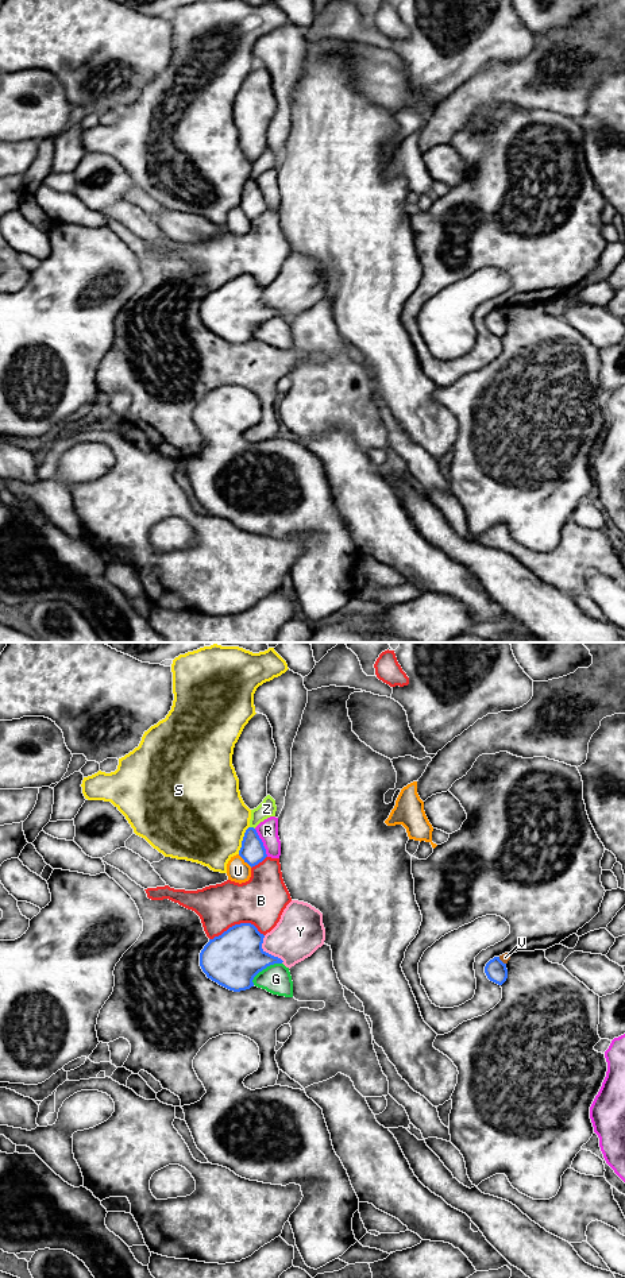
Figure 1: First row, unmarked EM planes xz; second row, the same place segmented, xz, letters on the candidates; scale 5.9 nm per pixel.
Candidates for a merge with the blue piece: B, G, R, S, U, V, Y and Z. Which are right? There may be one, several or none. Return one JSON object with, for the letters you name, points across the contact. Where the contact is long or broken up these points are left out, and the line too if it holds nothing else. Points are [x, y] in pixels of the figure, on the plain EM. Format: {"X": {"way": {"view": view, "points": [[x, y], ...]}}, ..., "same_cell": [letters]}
{"same_cell": ["G"]}

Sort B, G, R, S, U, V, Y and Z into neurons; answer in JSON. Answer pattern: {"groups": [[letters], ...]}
{"groups": [["B"], ["G"], ["R"], ["S"], ["U"], ["V"], ["Y"], ["Z"]]}

